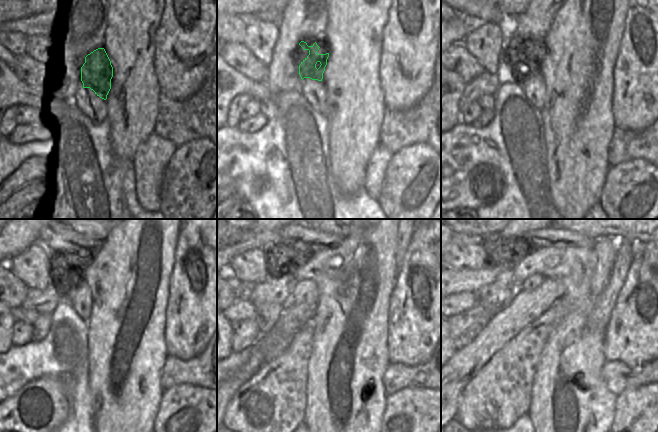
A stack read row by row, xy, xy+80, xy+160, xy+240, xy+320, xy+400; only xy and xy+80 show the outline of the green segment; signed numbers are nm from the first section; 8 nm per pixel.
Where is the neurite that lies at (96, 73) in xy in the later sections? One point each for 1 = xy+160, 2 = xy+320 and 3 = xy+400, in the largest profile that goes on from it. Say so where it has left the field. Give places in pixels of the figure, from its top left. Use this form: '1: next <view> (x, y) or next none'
1: next xy+160 (537, 52)
2: next xy+320 (280, 259)
3: next xy+400 (500, 251)

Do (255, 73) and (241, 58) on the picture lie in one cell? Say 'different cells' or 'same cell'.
same cell

